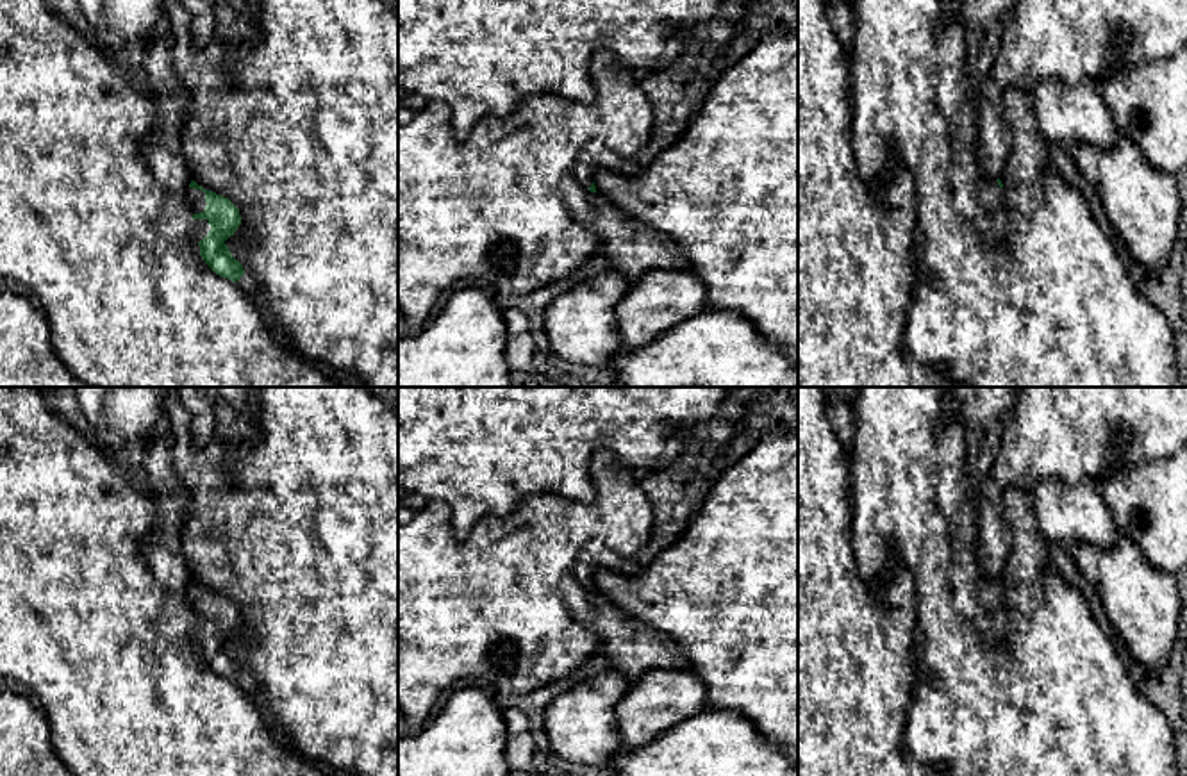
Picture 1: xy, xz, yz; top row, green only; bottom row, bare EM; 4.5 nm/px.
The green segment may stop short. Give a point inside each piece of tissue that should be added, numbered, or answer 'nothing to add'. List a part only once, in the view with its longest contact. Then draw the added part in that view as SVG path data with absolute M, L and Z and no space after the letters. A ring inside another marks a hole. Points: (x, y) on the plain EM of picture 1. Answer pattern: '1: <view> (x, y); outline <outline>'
1: xy (195, 598); outline M189 587L186 601L191 608L191 614L203 612L205 605L207 605L205 603L205 592L200 589L193 589L193 587Z

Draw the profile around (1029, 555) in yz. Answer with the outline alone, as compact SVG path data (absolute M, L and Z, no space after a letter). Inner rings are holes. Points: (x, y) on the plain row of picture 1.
M1009 487L1001 498L1003 517L1012 532L1012 544L1000 580L1007 608L1032 614L1042 601L1042 576L1053 571L1050 542L1037 528L1037 516L1030 492Z

